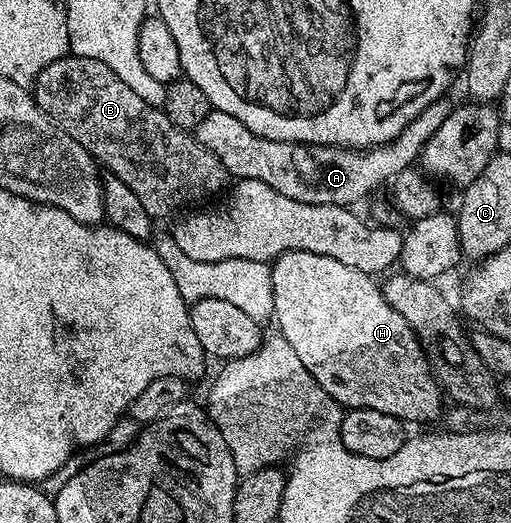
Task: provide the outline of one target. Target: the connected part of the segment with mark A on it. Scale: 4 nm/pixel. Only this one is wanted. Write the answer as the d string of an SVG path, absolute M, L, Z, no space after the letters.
M447 98L434 101L430 105L426 105L426 109L422 109L422 113L418 113L418 117L414 121L410 121L410 125L406 125L406 129L398 135L398 137L391 140L391 142L384 144L383 147L369 147L367 149L357 149L355 147L333 147L327 143L291 143L290 141L274 141L262 137L258 133L254 133L250 129L246 129L246 125L242 125L242 121L238 121L238 117L230 117L230 113L222 113L215 109L209 109L206 117L202 117L202 121L196 127L194 132L197 141L202 144L210 153L214 153L214 157L218 157L218 161L222 161L222 165L228 170L229 176L235 177L237 180L253 179L254 181L262 181L265 185L270 185L271 189L277 190L283 196L293 198L294 201L306 203L333 203L336 206L351 208L359 199L364 199L372 190L387 184L389 181L396 178L398 173L402 173L407 167L413 166L419 160L422 149L426 145L426 141L430 141L430 137L434 137L434 133L438 133L438 129L442 126L442 121L446 121L448 112L450 110L450 103Z

